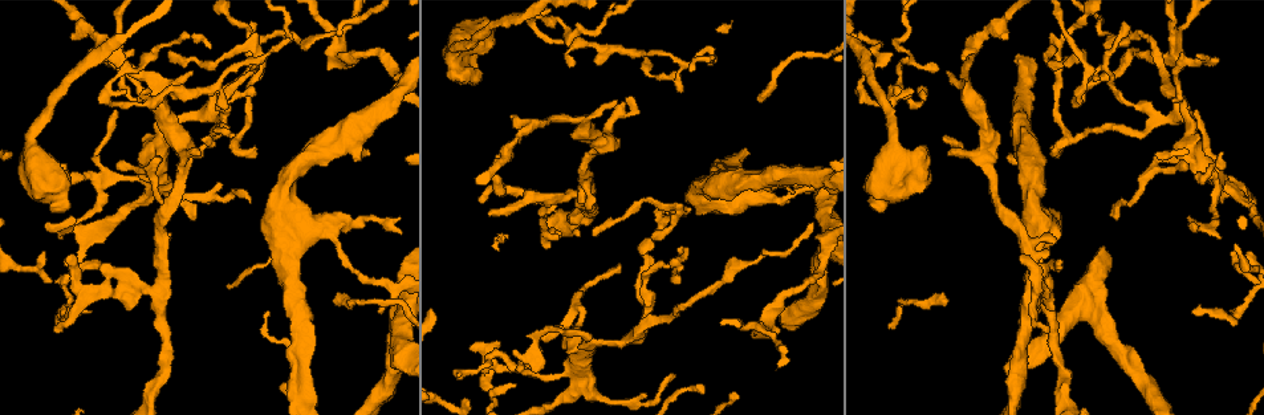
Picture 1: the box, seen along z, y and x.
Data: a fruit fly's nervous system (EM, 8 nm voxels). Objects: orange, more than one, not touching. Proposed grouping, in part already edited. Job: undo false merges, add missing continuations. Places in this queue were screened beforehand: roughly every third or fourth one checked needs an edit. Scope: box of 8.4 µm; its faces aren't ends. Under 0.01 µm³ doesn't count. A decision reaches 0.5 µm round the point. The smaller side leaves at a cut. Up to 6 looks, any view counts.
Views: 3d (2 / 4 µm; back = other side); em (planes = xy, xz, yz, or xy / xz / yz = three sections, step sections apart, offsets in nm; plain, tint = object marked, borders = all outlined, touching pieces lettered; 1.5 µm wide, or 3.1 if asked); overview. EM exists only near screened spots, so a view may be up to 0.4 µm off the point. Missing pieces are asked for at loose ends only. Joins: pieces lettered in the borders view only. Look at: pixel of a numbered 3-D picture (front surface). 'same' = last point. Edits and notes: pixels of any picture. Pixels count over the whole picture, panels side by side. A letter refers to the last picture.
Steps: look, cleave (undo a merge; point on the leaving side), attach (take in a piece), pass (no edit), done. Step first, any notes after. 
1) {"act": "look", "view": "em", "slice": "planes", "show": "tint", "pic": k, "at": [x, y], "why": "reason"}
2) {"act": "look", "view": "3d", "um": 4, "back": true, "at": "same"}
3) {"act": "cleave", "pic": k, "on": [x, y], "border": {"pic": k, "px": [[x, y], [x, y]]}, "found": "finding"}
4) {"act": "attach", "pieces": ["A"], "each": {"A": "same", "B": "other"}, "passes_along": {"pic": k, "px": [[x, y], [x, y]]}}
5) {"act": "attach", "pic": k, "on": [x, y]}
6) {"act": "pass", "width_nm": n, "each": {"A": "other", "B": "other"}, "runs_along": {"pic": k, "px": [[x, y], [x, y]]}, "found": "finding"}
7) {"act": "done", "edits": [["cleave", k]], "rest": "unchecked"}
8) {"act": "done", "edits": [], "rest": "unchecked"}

{"act": "look", "view": "em", "slice": "planes", "show": "borders", "pic": 1, "at": [252, 147], "why": "tapers out"}

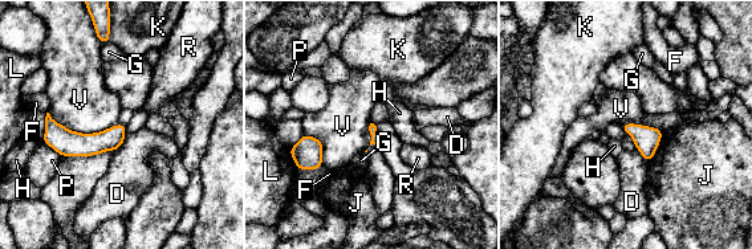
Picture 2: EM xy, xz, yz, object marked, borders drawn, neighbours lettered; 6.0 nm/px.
{"act": "pass", "each": {"D": "other", "F": "other", "G": "other", "H": "other", "J": "other", "K": "other", "L": "other", "P": "other", "R": "other", "V": "other"}, "border": {"pic": 2, "px": [[48, 113], [84, 133], [118, 123]]}, "found": "no lettered piece goes on from it"}

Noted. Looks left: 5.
{"act": "look", "view": "3d", "um": 2, "pic": 1, "at": [912, 90], "why": "tapers out"}

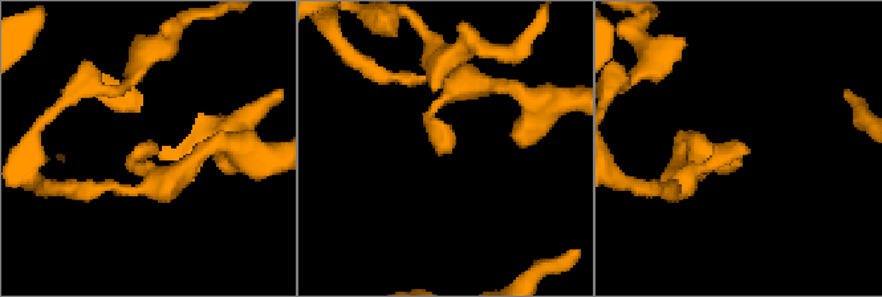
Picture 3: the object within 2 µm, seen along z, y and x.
{"act": "look", "view": "em", "slice": "planes", "show": "borders", "pic": 3, "at": [750, 150], "why": "need the tissue"}

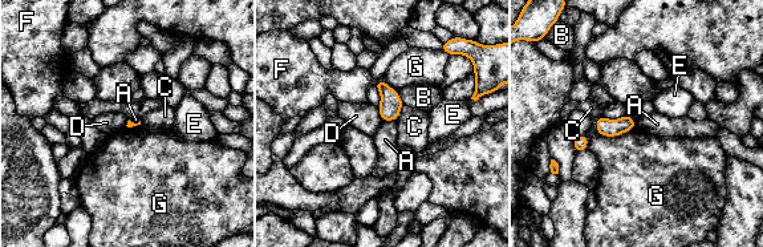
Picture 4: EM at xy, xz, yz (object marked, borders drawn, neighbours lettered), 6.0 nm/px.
{"act": "pass", "each": {"A": "other", "B": "other", "C": "other", "D": "other", "E": "other", "F": "other", "G": "other"}, "border": {"pic": 4, "px": [[394, 120], [384, 122]]}, "found": "no lettered piece goes on from it"}

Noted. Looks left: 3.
{"act": "look", "view": "em", "slice": "planes", "show": "tint", "pic": 1, "at": [674, 74], "why": "tapers out"}

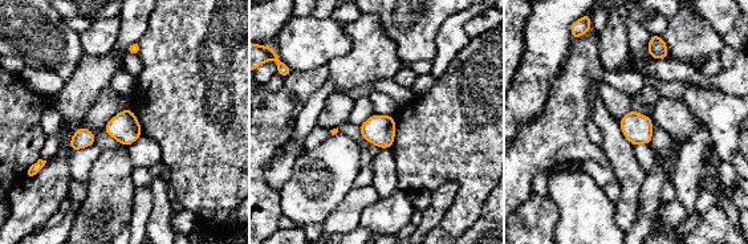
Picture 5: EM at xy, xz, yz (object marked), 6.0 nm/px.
{"act": "look", "view": "em", "slice": "planes", "show": "borders", "at": "same"}

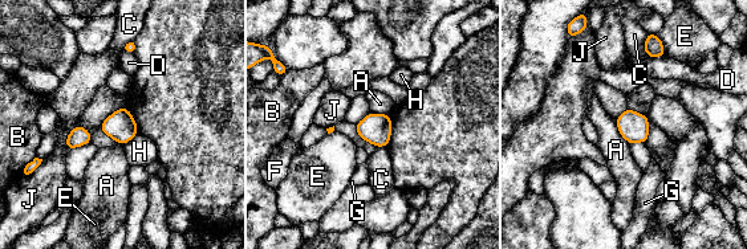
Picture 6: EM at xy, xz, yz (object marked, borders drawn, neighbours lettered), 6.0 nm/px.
{"act": "pass", "each": {"A": "other", "B": "other", "C": "other", "D": "other", "E": "other", "F": "other", "G": "other", "H": "other", "J": "other"}, "border": {"pic": 6, "px": [[614, 119], [618, 134], [629, 145]]}, "found": "none of them fits"}

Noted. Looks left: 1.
{"act": "done", "edits": [], "rest": "unchecked"}

